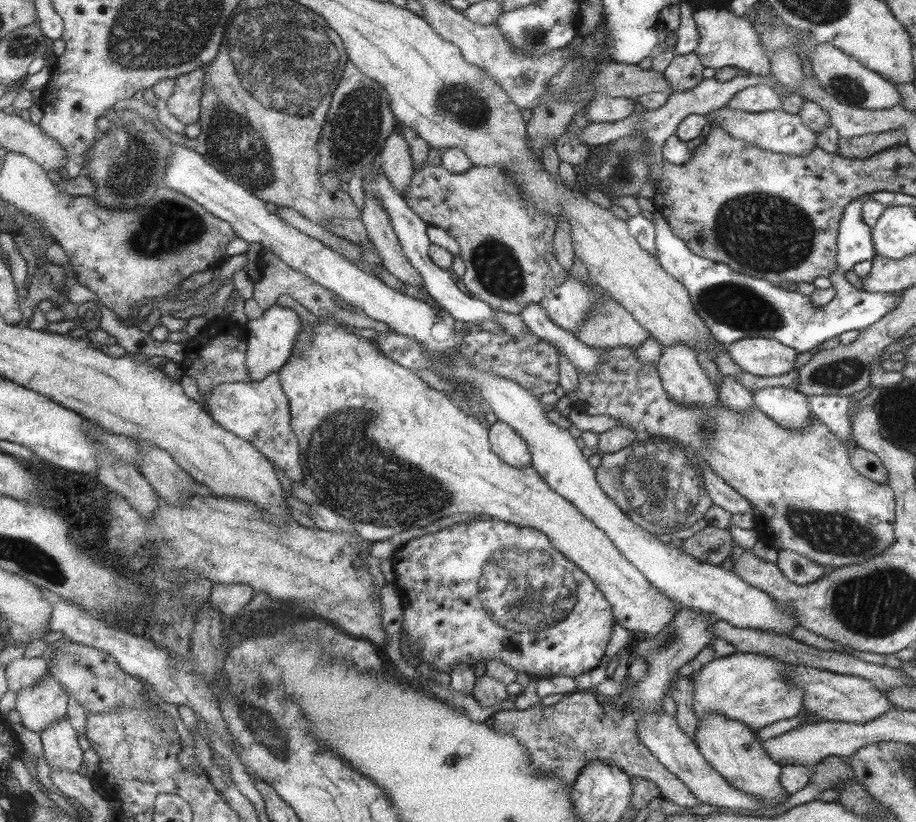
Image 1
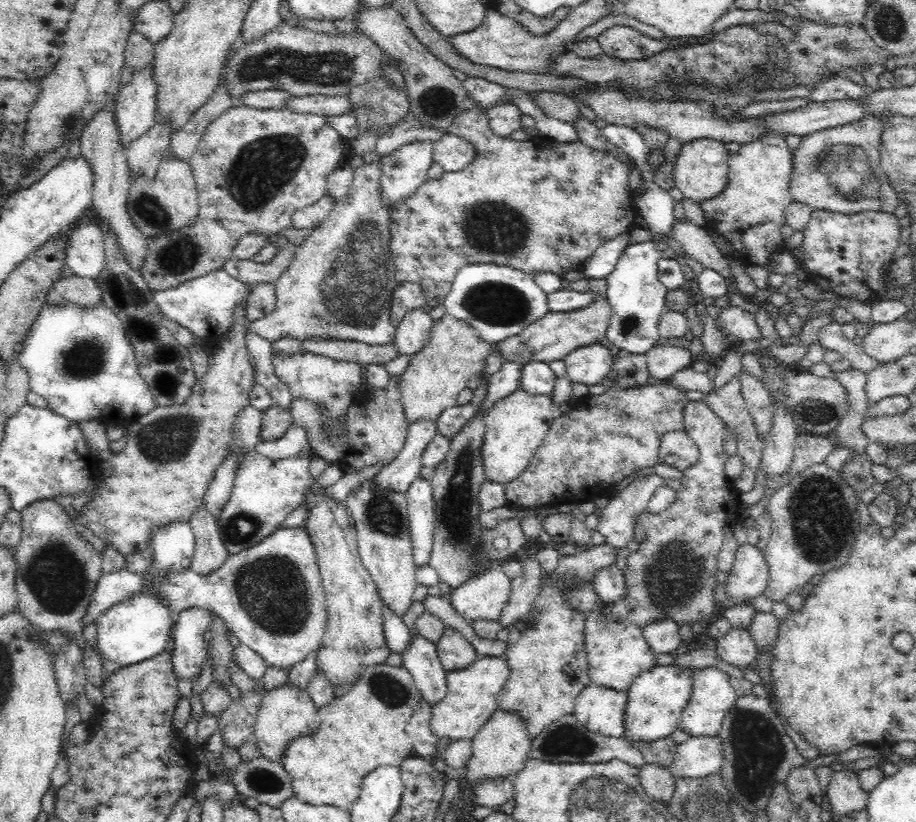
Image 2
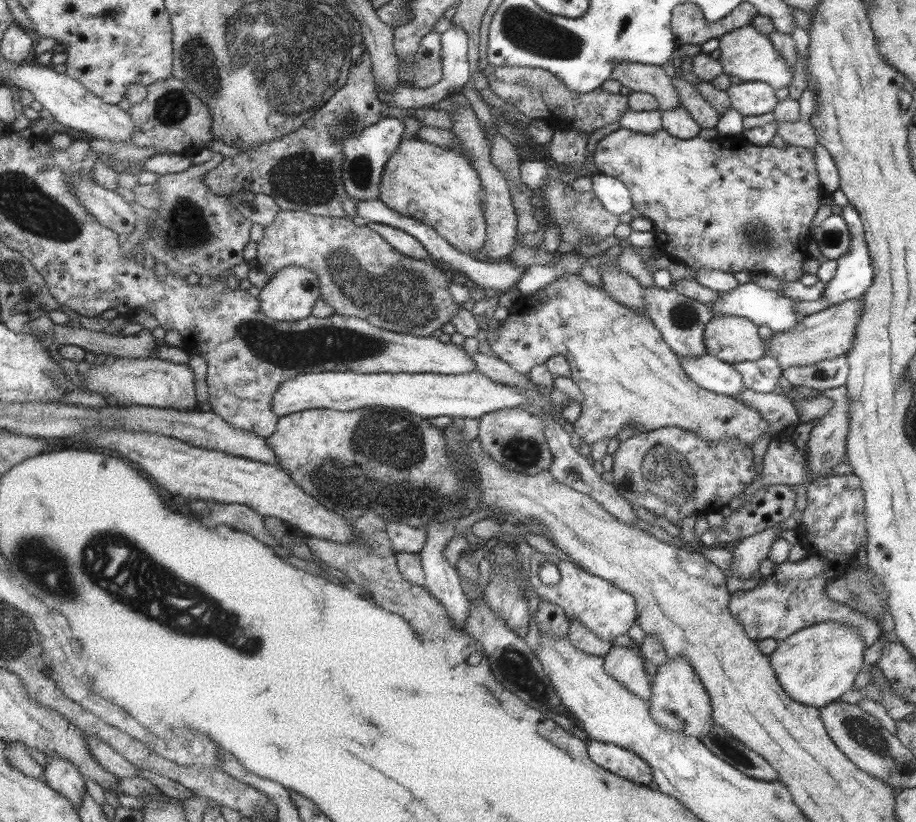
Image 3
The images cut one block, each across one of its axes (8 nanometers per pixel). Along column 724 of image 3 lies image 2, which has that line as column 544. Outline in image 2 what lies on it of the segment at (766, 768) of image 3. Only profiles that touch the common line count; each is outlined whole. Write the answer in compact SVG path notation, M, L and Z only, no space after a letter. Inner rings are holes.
M573 714L559 718L532 740L528 759L568 764L598 764L618 759L638 768L647 763L638 747L633 746L624 736L622 738L605 737L593 733L582 726Z

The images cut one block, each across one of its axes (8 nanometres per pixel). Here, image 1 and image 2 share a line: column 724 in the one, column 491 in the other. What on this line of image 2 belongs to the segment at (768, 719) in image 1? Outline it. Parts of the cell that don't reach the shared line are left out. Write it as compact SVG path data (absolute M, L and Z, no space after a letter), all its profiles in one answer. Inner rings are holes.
M504 656L482 657L473 661L469 668L447 674L448 692L432 706L430 728L438 739L470 740L488 722L498 709L497 698L509 679L510 668Z

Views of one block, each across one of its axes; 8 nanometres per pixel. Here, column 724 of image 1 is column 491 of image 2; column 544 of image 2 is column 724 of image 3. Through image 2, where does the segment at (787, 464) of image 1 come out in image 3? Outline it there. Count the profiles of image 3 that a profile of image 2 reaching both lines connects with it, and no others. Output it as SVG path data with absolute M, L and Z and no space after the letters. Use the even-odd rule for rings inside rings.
M577 274L563 275L533 294L519 296L508 310L509 314L501 326L482 334L489 350L495 357L506 362L509 368L525 375L533 366L543 364L547 359L560 354L568 363L570 378L577 384L583 397L581 412L568 429L589 446L605 438L613 439L625 426L631 426L635 433L663 427L687 429L687 432L695 432L709 442L735 438L746 447L751 447L759 436L769 440L773 435L757 412L741 405L741 401L709 393L689 380L680 367L678 357L662 339L658 327L646 315L619 304L601 286L589 285Z

